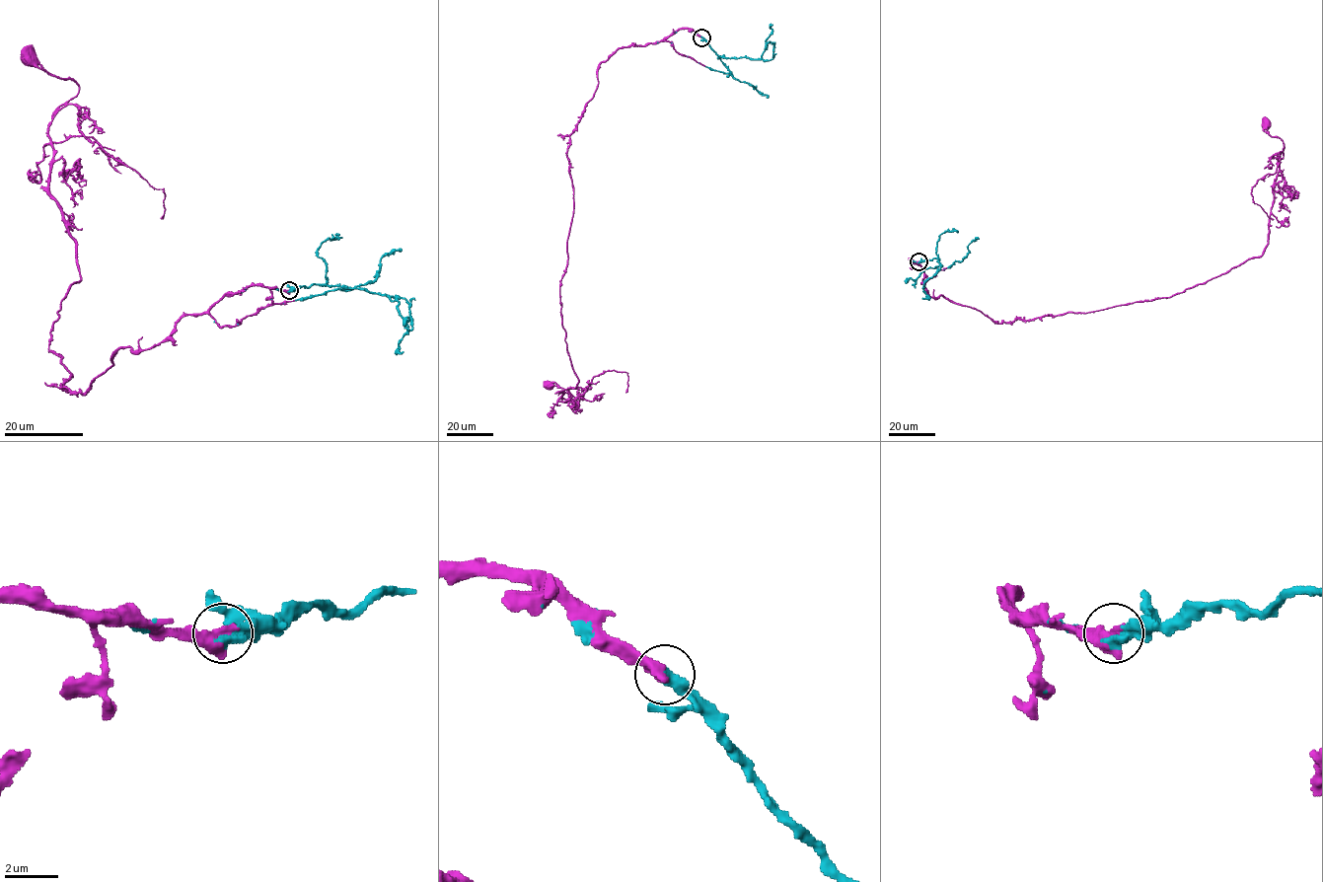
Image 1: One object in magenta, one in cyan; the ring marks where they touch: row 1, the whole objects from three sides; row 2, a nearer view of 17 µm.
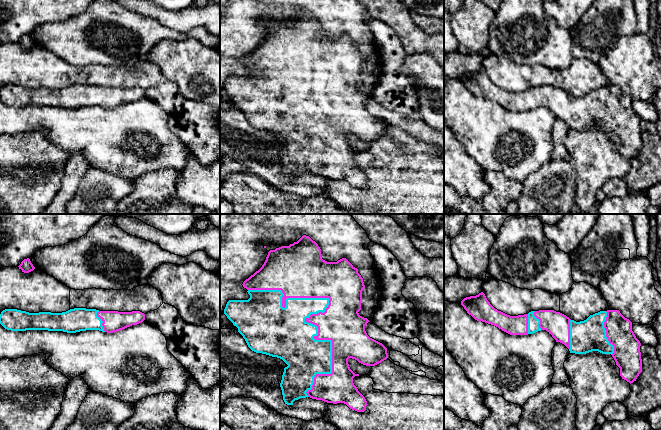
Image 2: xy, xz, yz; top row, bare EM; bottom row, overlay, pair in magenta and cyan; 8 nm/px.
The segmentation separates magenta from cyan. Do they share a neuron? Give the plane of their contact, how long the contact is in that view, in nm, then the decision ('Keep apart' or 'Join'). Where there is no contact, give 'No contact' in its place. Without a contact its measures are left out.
Touches magenta in xz. Shared border 1000 nm. Join

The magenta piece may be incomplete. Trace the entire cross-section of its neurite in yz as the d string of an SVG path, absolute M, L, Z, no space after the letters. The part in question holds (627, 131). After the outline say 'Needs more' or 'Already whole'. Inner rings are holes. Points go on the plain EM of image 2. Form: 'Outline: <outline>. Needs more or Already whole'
Outline: M483 68L464 74L461 81L475 96L494 101L510 111L528 111L546 106L556 118L564 120L570 129L586 130L598 127L602 130L611 130L620 144L620 152L630 160L636 157L642 148L641 119L632 107L632 98L619 86L600 87L580 98L554 86L531 87L524 91L510 92L495 85Z. Needs more

